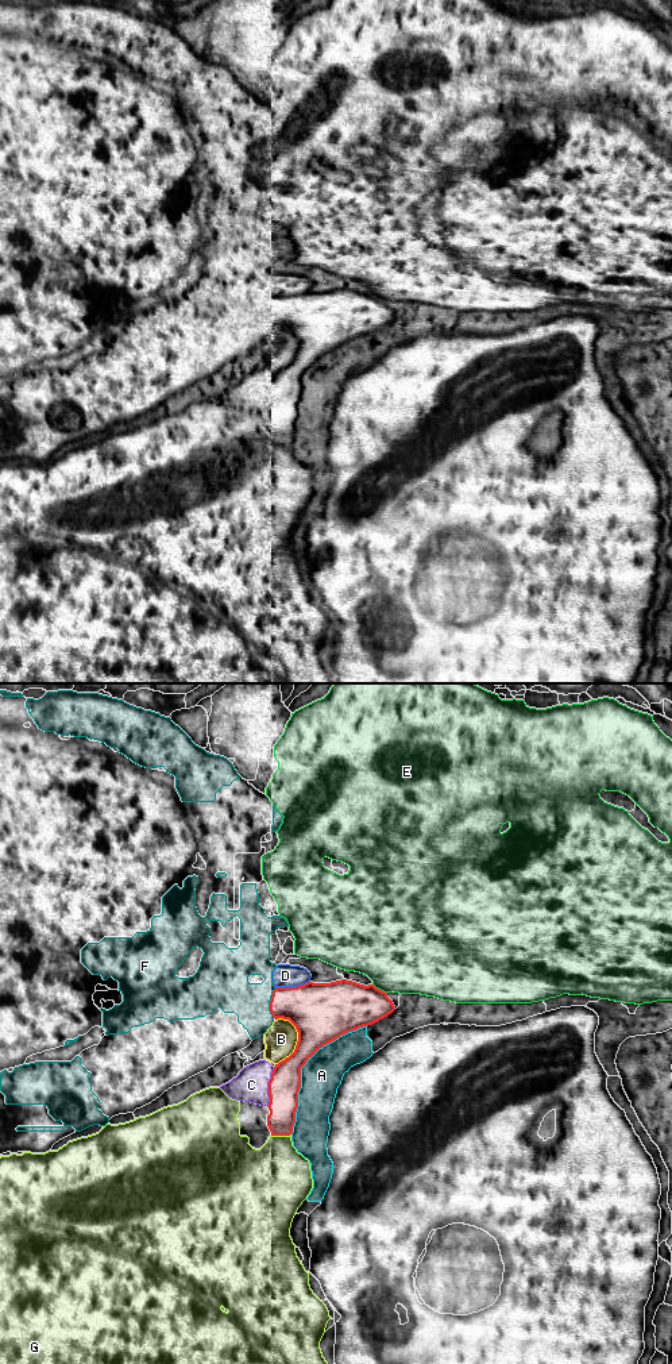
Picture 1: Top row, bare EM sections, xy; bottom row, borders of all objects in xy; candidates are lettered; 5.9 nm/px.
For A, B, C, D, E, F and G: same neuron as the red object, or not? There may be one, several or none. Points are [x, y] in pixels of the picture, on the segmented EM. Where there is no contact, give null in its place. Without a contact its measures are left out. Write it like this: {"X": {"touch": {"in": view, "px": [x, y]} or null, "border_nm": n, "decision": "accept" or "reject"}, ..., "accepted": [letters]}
{"A": {"touch": {"in": "xy", "px": [301, 1067]}, "border_nm": 800, "decision": "accept"}, "B": {"touch": {"in": "xy", "px": [297, 1041]}, "border_nm": 300, "decision": "reject"}, "C": {"touch": {"in": "xy", "px": [269, 1087]}, "border_nm": 240, "decision": "reject"}, "D": {"touch": {"in": "xy", "px": [292, 987]}, "border_nm": 220, "decision": "reject"}, "E": {"touch": {"in": "xy", "px": [378, 989]}, "border_nm": 110, "decision": "reject"}, "F": {"touch": {"in": "xy", "px": [270, 1002]}, "border_nm": 180, "decision": "reject"}, "G": {"touch": {"in": "xy", "px": [281, 1135]}, "border_nm": 120, "decision": "reject"}, "accepted": ["A"]}

